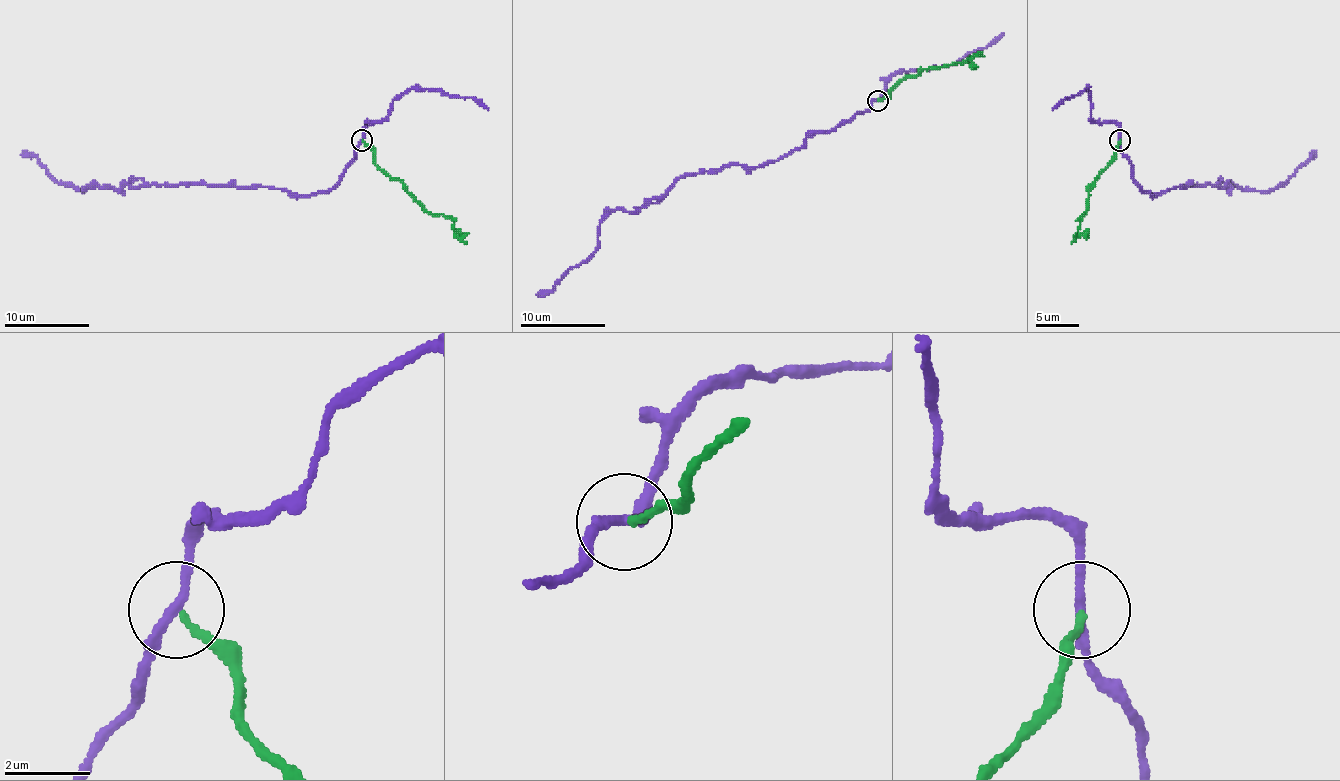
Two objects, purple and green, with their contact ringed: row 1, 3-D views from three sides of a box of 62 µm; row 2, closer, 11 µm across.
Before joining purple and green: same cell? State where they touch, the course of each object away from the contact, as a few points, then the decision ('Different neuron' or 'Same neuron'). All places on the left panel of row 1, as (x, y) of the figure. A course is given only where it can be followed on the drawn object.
Place: (362, 140). Course of purple: (362, 140), (341, 178), (313, 195), (203, 184), (75, 191), (22, 150). Course of green: (362, 140), (388, 176), (399, 180), (428, 212), (452, 220), (454, 233), (467, 244). Different neuron

